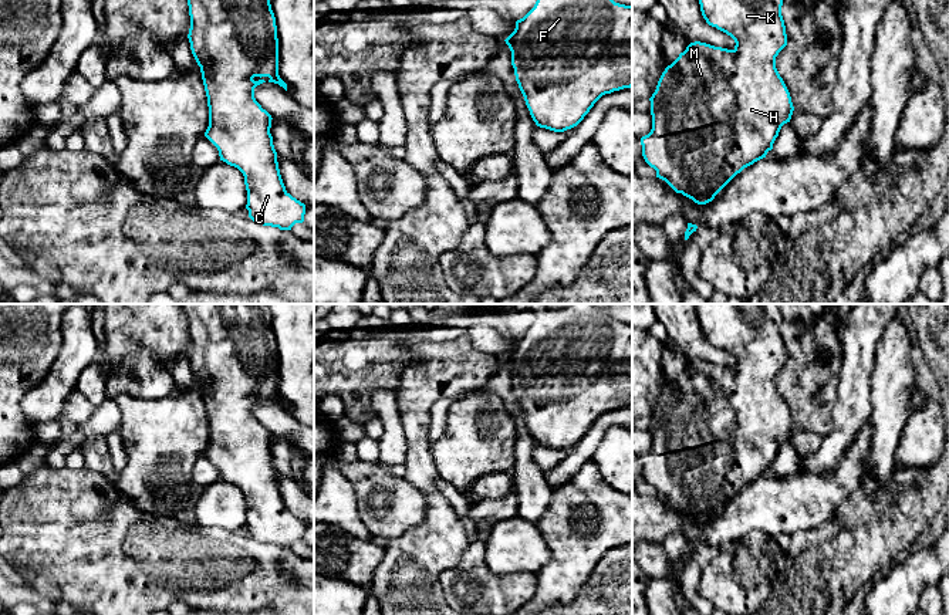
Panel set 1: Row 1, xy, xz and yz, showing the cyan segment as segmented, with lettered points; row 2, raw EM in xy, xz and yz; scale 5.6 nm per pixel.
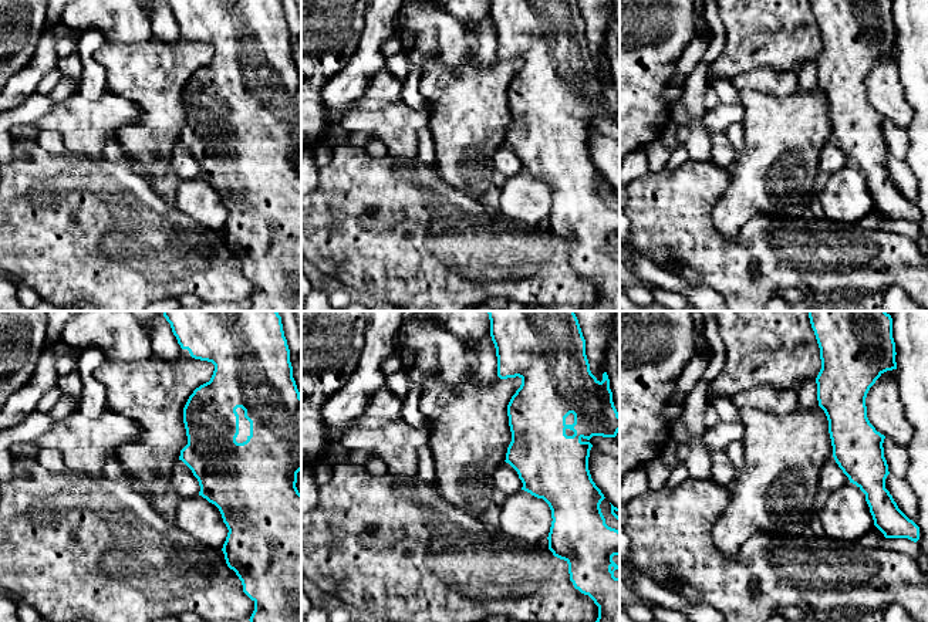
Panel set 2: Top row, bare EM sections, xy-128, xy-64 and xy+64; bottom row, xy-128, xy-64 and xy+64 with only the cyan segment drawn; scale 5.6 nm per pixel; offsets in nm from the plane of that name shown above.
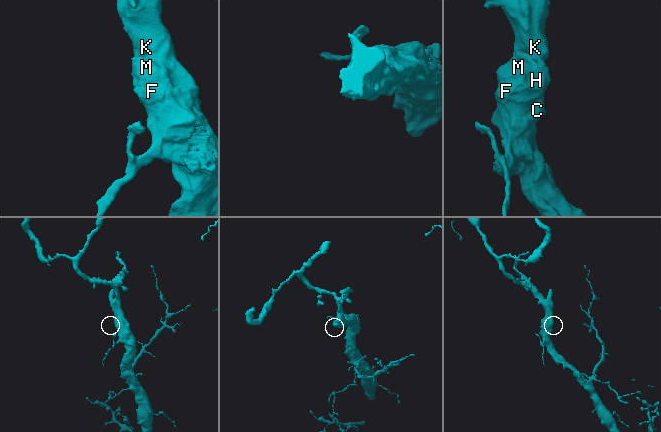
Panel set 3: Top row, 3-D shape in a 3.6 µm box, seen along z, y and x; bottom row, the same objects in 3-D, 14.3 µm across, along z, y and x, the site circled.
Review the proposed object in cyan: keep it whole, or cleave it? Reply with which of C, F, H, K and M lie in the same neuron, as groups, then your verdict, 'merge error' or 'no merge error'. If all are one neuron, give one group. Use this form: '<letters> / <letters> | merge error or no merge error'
C F H K M | no merge error

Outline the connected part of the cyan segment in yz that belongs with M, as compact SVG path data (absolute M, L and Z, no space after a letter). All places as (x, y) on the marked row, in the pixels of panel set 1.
M699 0L700 11L706 23L730 36L736 45L733 50L715 47L706 43L690 43L679 57L665 68L656 89L649 98L652 129L648 135L641 138L642 156L645 162L656 170L656 178L665 180L676 193L692 199L698 205L706 205L744 168L766 158L767 152L773 149L773 143L779 136L781 126L790 122L794 107L790 92L776 68L776 57L787 45L786 26L781 16L783 0Z

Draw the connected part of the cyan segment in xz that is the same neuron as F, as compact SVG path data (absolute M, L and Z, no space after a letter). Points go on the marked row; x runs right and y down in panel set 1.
M537 0L534 7L516 21L514 31L504 41L511 51L511 65L519 88L533 121L540 128L554 132L571 129L584 119L602 95L632 87L632 6L619 4L614 0Z

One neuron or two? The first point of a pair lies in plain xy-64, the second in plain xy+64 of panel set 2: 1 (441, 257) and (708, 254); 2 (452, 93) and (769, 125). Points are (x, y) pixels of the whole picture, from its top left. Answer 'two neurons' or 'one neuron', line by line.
1: one neuron
2: one neuron

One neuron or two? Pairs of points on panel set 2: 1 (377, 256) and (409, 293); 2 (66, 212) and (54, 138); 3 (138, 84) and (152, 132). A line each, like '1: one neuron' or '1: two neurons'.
1: one neuron
2: two neurons
3: one neuron

